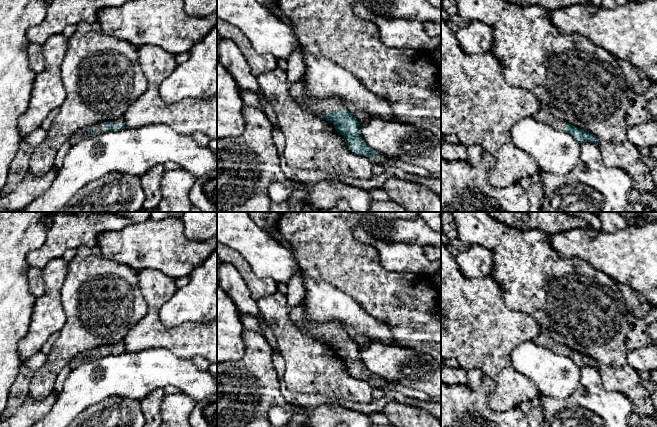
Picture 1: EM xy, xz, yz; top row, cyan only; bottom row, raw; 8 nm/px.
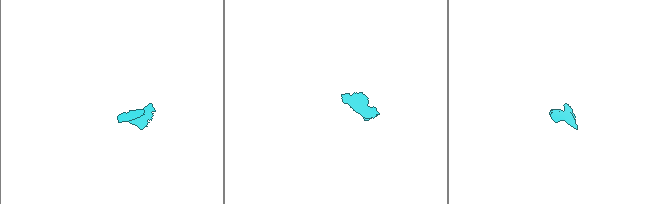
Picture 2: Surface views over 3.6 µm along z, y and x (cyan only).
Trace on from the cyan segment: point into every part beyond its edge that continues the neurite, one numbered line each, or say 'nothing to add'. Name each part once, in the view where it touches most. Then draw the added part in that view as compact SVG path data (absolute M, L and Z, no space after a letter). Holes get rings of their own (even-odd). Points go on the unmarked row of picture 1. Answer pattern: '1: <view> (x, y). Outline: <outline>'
1: xz (324, 330). Outline: M301 301L290 312L293 324L301 331L311 334L316 338L326 340L331 334L341 335L346 333L343 326L338 322L314 323L308 321L304 316L304 305Z
2: xz (379, 382). Outline: M377 376L376 380L370 383L372 388L381 388L386 385L386 382Z

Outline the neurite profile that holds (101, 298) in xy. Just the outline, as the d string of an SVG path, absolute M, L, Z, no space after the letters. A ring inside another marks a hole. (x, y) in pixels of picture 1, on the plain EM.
M82 245L76 249L76 255L68 262L68 272L61 289L61 300L66 315L65 324L59 331L59 337L47 355L46 362L35 371L27 385L28 394L36 400L46 398L54 391L54 383L59 372L69 365L74 357L99 346L122 342L148 311L148 305L139 287L137 272L125 264L107 259L97 245L93 247Z

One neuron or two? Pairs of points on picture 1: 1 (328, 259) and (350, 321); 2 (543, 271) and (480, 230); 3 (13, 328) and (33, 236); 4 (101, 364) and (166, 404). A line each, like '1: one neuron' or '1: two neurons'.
1: two neurons
2: one neuron
3: one neuron
4: two neurons

